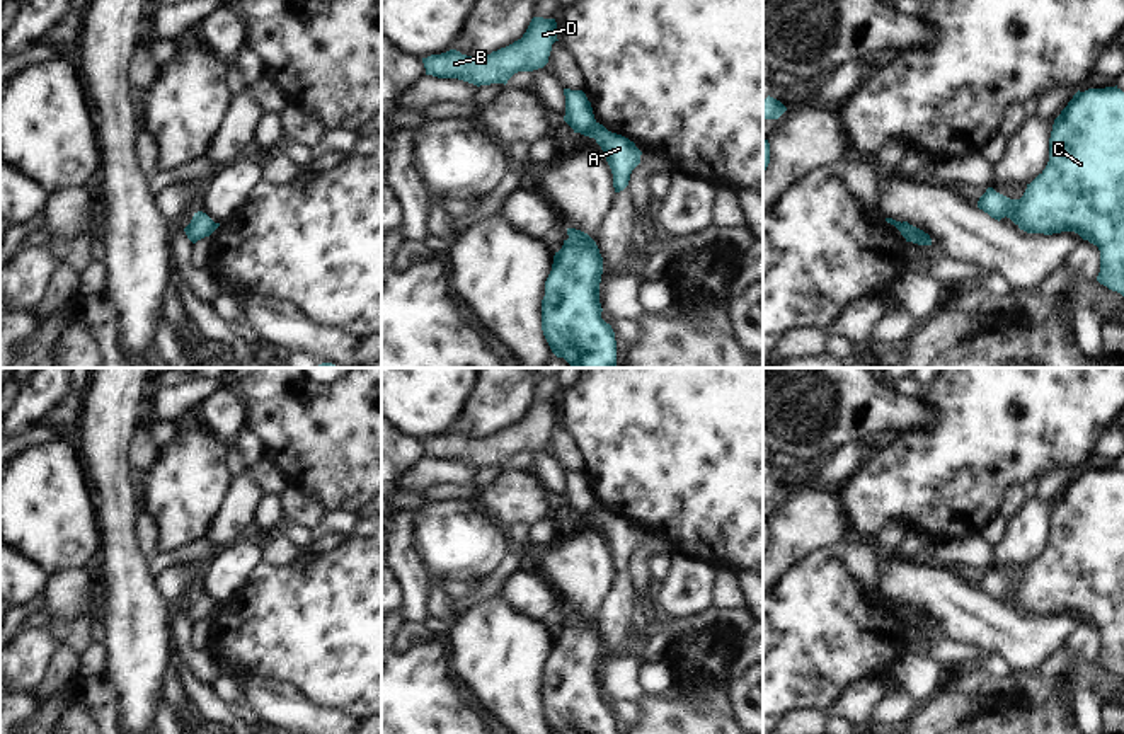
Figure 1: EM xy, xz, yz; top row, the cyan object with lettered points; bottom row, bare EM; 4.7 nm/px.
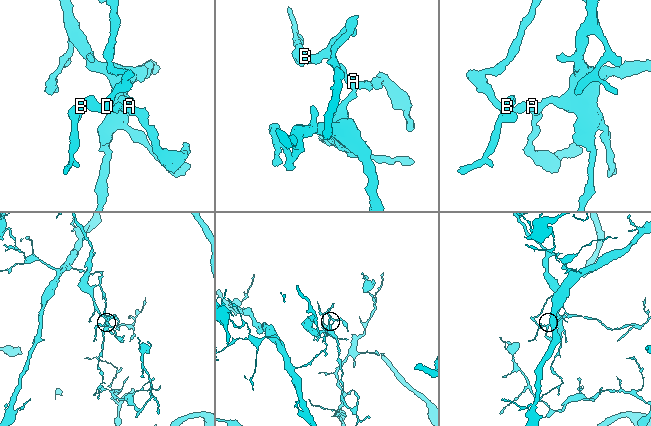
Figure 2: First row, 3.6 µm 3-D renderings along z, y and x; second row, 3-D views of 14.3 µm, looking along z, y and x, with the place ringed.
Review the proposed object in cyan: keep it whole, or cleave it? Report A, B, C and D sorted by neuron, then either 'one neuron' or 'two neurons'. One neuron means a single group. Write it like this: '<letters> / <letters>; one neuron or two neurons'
A C / B D; two neurons

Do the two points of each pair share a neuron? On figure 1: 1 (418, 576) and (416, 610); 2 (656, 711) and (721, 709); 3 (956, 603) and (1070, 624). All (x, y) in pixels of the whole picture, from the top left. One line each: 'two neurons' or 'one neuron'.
1: one neuron
2: one neuron
3: one neuron

